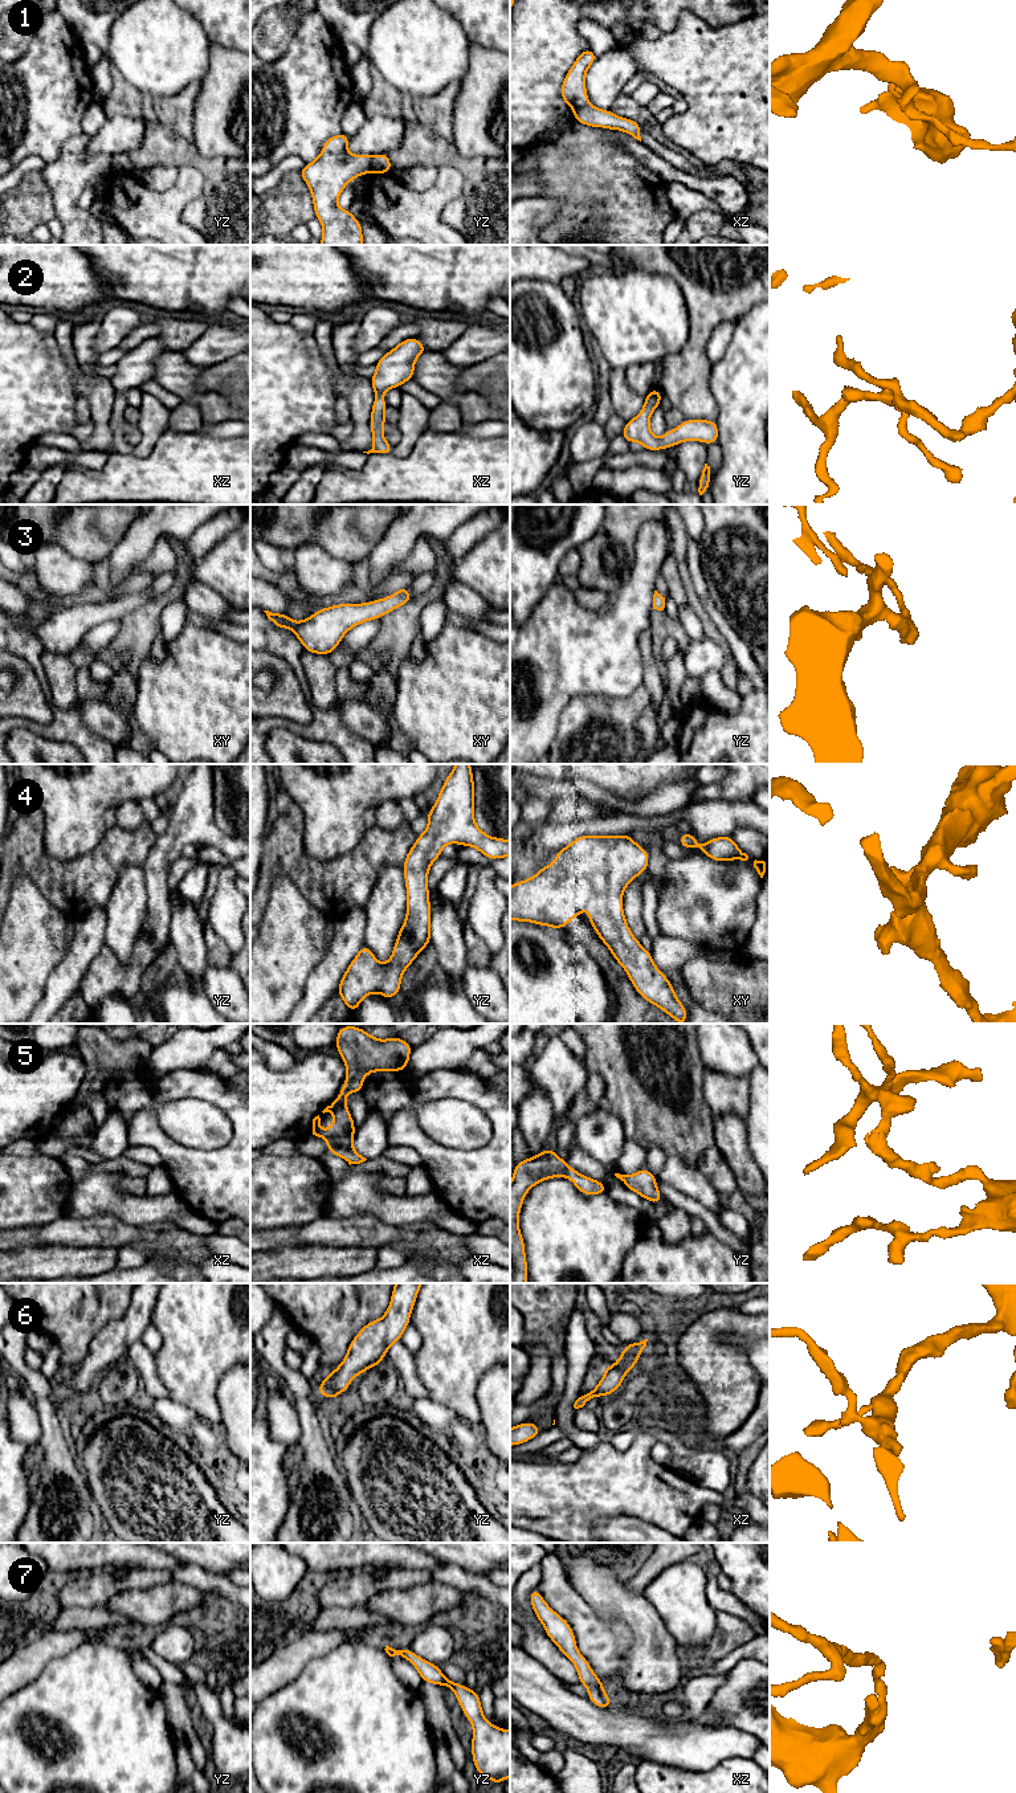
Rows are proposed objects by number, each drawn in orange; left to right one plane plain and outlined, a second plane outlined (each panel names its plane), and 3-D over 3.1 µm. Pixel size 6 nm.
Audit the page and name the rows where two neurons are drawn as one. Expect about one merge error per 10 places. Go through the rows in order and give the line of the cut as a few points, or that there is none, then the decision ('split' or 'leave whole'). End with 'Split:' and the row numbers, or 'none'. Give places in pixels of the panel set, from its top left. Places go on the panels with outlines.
1: cut yz (371, 156), (368, 171); split
2: cut none; leave whole
3: cut none; leave whole
4: cut none; leave whole
5: cut none; leave whole
6: cut none; leave whole
7: cut none; leave whole
Split: 1

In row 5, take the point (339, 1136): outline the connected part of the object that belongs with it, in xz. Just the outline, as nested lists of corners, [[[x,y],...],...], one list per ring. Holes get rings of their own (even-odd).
[[[340,1026],[334,1046],[347,1067],[346,1083],[338,1099],[322,1111],[334,1114],[334,1124],[323,1132],[318,1115],[313,1119],[313,1135],[327,1141],[327,1152],[343,1157],[350,1165],[360,1164],[367,1159],[352,1148],[355,1124],[346,1106],[346,1096],[363,1091],[363,1078],[372,1071],[408,1069],[412,1046],[400,1037],[378,1040],[356,1026]]]

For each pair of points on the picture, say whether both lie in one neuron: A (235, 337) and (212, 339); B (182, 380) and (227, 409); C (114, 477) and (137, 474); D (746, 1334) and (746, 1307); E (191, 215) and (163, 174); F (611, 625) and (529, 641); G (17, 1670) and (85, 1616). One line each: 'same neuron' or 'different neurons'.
A: same neuron
B: same neuron
C: same neuron
D: different neurons
E: different neurons
F: same neuron
G: different neurons

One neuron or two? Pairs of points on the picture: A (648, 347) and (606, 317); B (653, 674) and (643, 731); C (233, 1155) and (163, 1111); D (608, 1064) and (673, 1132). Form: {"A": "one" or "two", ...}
{"A": "one", "B": "one", "C": "two", "D": "one"}

